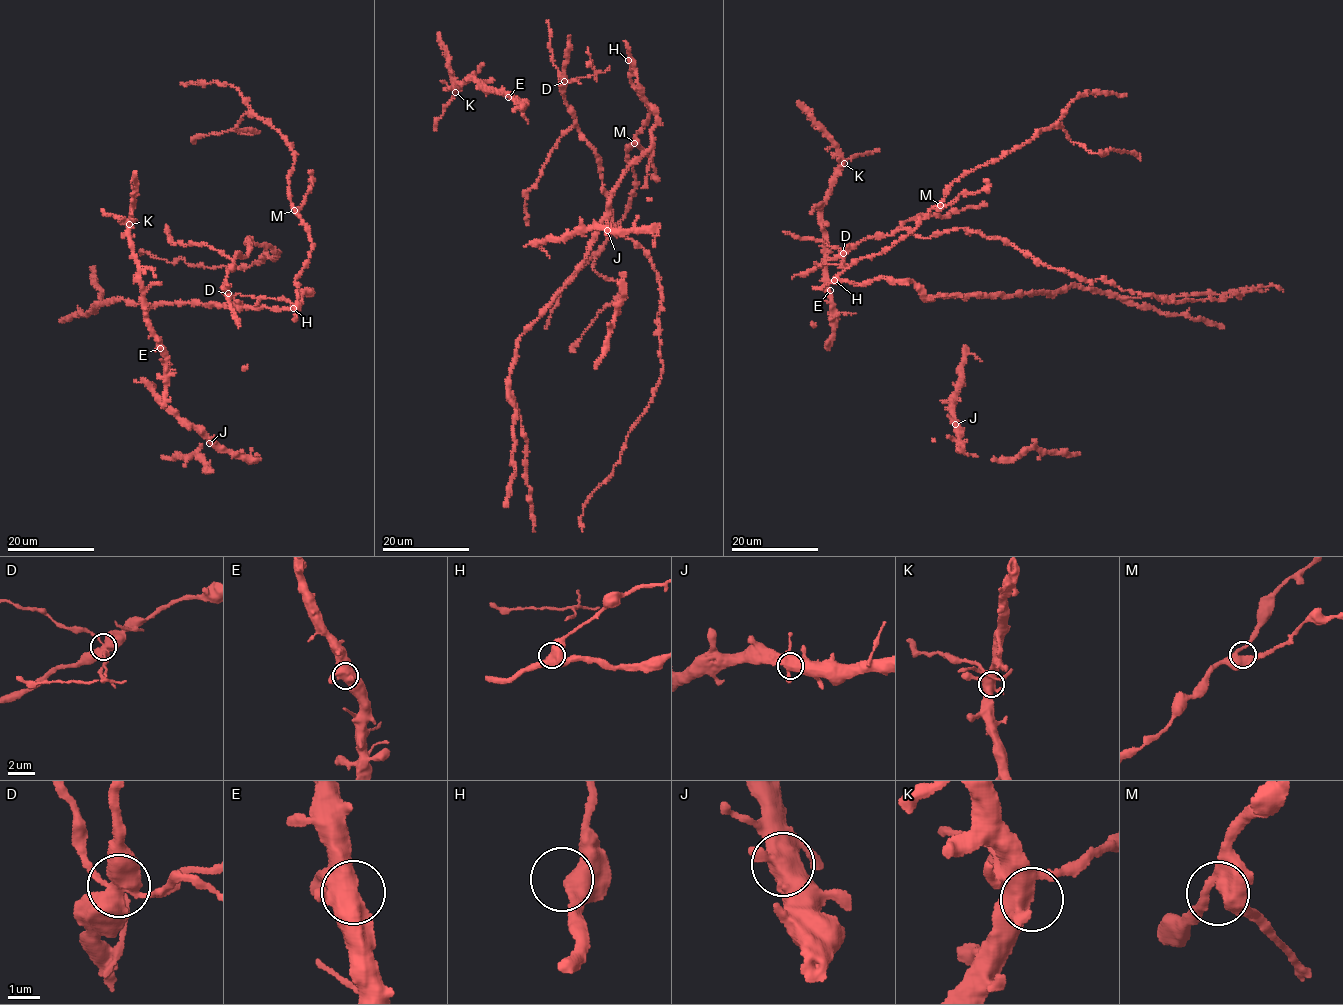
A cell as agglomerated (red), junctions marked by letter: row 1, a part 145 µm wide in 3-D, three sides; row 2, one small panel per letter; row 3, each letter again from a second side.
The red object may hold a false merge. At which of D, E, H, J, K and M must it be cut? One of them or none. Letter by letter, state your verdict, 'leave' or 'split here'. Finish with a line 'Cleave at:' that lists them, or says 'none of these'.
D: split here
E: leave
H: leave
J: leave
K: leave
M: leave
Cleave at: D

